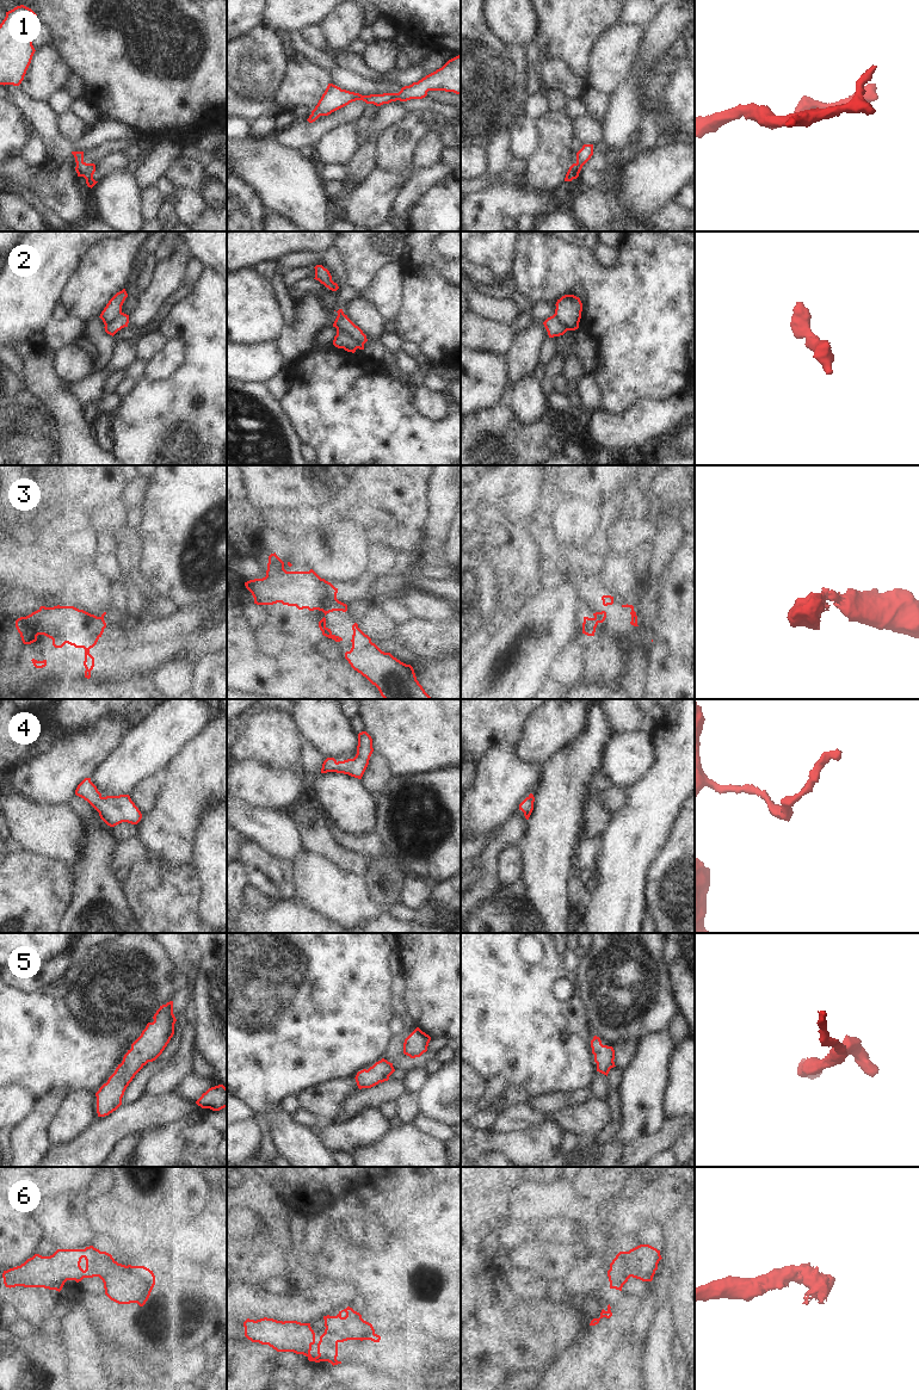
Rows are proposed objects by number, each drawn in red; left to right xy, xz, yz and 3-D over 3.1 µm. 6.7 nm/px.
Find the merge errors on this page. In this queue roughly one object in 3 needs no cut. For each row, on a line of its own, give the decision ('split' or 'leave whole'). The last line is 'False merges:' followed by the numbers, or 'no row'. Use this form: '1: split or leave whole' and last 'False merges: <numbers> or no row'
1: leave whole
2: split
3: split
4: leave whole
5: leave whole
6: split
False merges: 2, 3, 6

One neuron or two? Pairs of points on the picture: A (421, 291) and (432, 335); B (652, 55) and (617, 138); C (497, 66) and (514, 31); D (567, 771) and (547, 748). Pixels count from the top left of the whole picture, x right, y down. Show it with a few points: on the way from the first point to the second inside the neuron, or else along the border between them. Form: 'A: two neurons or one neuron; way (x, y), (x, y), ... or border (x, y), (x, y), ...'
A: one neuron; way (430, 302), (432, 307), (432, 325)
B: one neuron; way (639, 75), (625, 104), (623, 118)
C: two neurons; border (486, 23), (505, 44)
D: two neurons; border (577, 739), (550, 759), (541, 770)

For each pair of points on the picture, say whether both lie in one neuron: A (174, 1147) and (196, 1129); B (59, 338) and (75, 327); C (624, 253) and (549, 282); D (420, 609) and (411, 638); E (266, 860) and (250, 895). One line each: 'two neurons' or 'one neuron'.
A: one neuron
B: one neuron
C: one neuron
D: two neurons
E: two neurons

